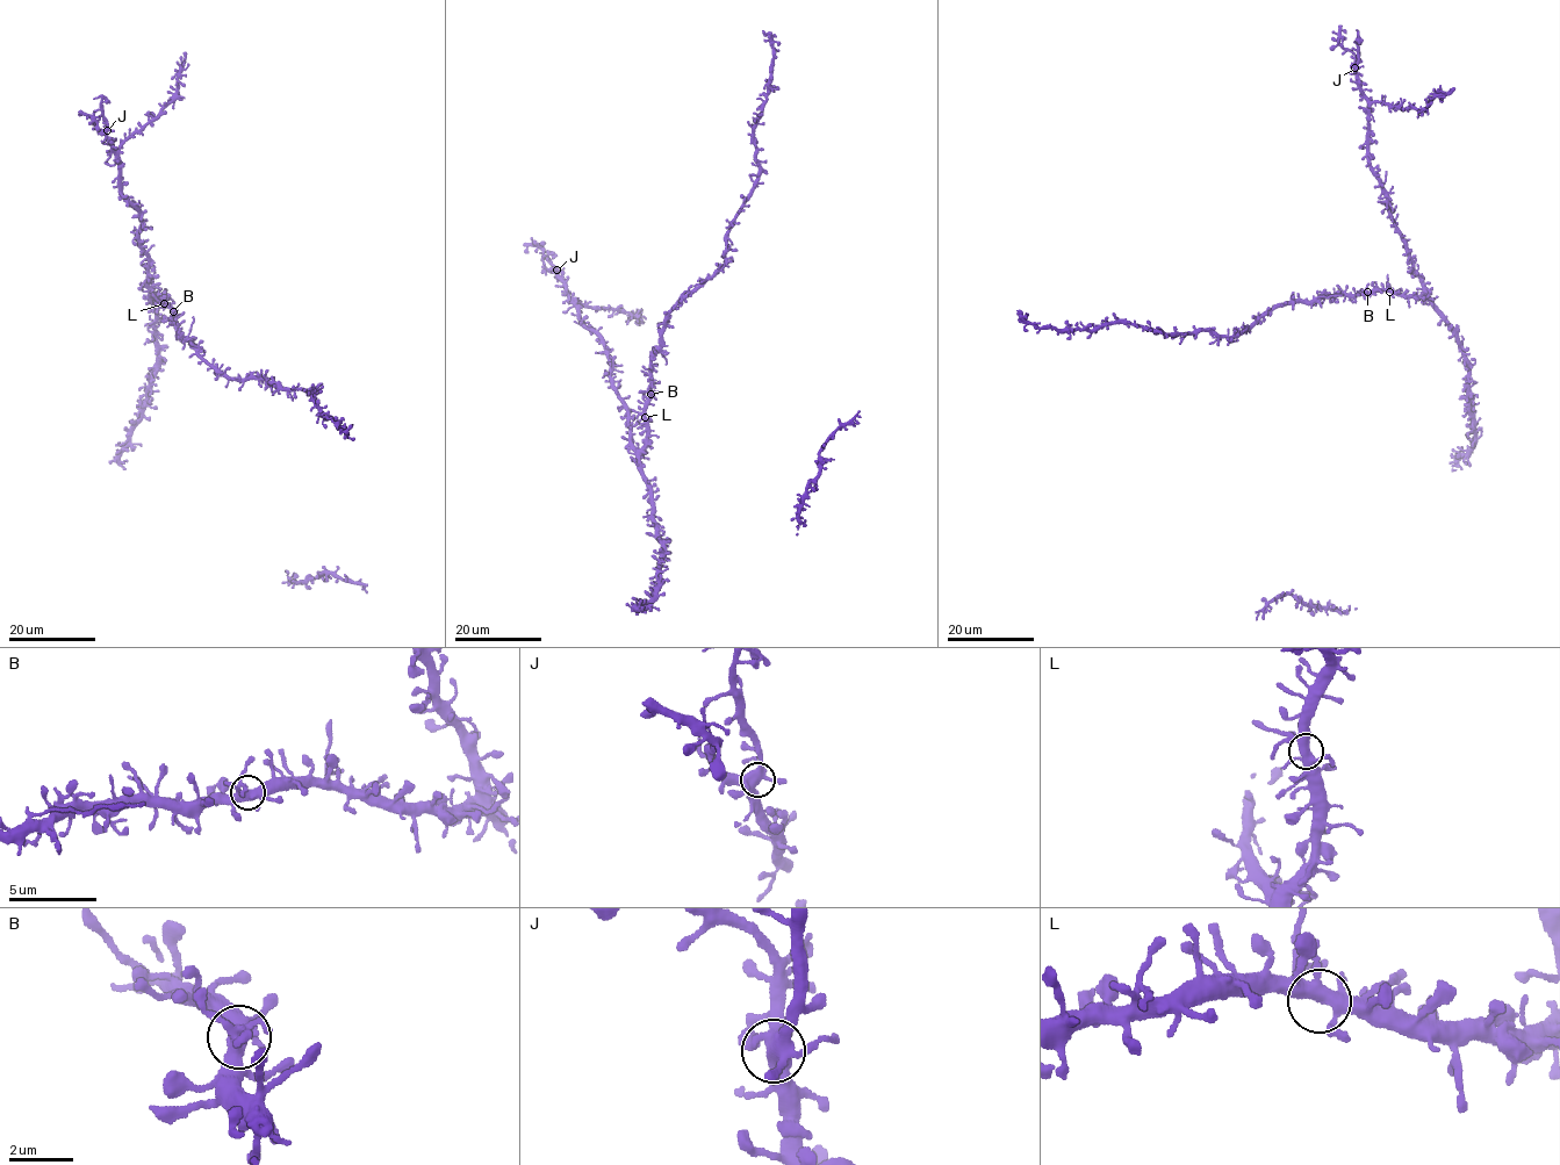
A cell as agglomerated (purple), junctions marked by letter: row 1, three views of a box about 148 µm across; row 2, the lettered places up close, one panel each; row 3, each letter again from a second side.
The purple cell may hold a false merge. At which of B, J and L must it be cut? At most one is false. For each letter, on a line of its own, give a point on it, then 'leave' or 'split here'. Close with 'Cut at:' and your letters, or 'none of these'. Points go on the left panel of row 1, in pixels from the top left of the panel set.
B: place (173, 311); leave
J: place (107, 130); leave
L: place (164, 303); leave
Cut at: none of these

